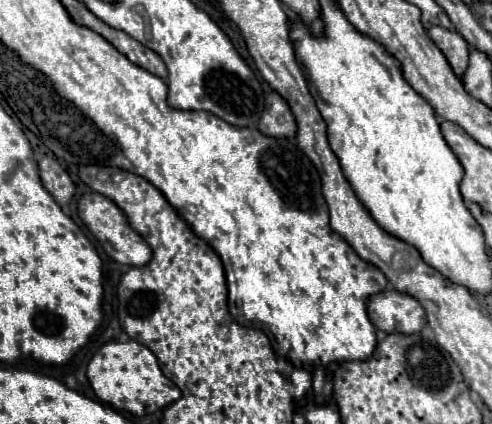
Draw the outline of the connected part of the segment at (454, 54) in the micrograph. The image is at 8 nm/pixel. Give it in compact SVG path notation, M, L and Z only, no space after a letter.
M432 26L428 30L428 36L442 50L442 54L450 62L454 74L462 76L468 68L468 42L458 32L450 32L442 26Z

